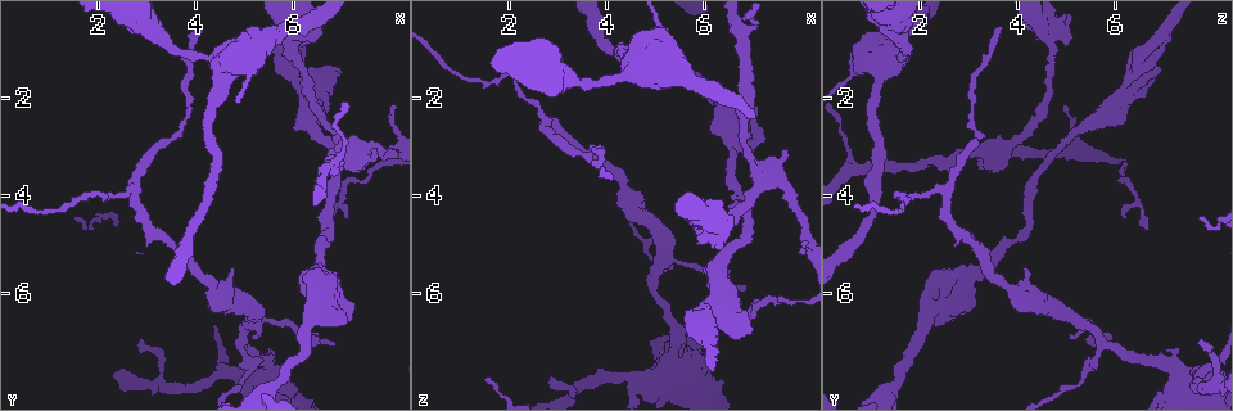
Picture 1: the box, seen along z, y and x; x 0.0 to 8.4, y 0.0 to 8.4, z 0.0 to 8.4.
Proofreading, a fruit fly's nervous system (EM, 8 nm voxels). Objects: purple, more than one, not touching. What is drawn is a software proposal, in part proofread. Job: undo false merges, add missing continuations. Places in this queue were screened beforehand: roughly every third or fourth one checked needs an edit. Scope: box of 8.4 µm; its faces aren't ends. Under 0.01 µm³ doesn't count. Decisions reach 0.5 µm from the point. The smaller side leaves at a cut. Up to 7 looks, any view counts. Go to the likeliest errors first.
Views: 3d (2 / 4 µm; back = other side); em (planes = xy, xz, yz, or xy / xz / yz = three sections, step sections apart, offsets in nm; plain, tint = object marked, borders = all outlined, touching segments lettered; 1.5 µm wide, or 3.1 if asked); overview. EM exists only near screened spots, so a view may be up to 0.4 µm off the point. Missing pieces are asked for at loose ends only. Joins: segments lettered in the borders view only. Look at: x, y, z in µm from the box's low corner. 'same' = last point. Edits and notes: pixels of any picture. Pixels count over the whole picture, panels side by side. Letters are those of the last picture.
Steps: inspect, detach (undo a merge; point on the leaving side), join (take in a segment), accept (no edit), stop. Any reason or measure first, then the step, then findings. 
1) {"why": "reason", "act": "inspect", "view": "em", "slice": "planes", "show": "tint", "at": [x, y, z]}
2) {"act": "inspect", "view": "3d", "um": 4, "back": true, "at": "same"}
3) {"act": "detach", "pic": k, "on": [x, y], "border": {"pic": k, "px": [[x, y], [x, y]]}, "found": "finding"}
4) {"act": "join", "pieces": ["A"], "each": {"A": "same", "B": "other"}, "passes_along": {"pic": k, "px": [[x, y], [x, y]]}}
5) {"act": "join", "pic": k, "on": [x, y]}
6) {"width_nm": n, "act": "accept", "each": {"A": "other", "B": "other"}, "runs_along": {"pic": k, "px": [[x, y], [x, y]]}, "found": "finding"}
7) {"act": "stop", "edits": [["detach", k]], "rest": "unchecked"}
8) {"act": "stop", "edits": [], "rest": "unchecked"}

{"why": "branch stops here", "act": "inspect", "view": "3d", "um": 4, "at": [7.05, 4.50, 6.15]}

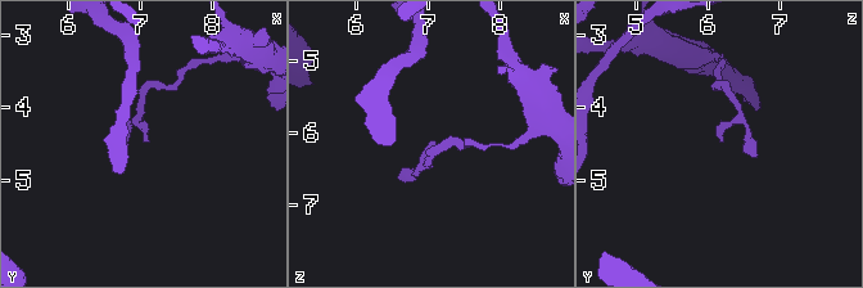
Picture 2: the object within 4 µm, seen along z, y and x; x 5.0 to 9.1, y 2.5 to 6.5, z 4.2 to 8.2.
{"why": "need the tissue", "act": "inspect", "view": "em", "slice": "xy", "step": 4, "show": "borders", "at": [7.10, 4.50, 6.15]}

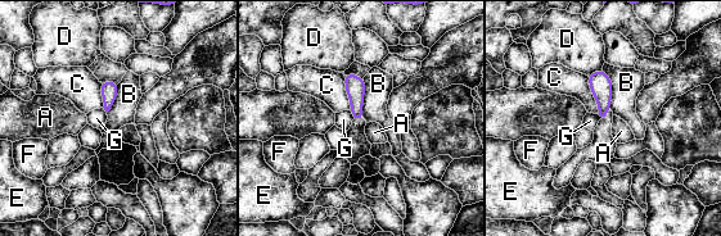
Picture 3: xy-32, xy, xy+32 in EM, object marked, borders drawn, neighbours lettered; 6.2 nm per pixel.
{"why": "another direction", "act": "inspect", "view": "em", "slice": "planes", "show": "borders", "at": "same"}

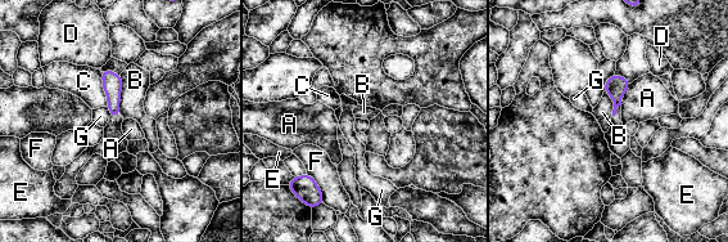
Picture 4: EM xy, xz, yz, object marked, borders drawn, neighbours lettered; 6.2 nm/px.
{"width_nm": 70, "act": "accept", "each": {"A": "other", "B": "other", "C": "other", "D": "other", "E": "other", "F": "other", "G": "other"}, "found": "none of them fits"}

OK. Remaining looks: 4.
{"why": "stops while still wide", "act": "inspect", "view": "em", "slice": "xy", "step": 4, "show": "borders", "at": [6.25, 5.70, 2.15]}

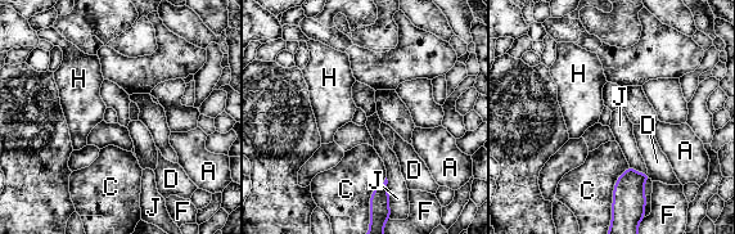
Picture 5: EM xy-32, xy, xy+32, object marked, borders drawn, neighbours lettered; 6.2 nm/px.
{"act": "accept", "each": {"A": "other", "C": "other", "D": "other", "F": "other", "H": "other", "J": "other"}, "border": {"pic": 5, "px": [[386, 178], [389, 201]]}, "found": "none of them fits"}

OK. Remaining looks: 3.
{"act": "inspect", "view": "3d", "um": 2, "at": [6.65, 4.90, 3.90]}

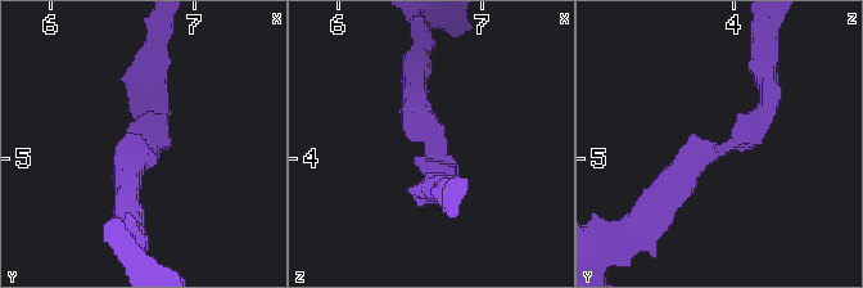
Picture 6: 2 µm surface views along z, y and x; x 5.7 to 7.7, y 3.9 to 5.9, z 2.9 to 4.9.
{"arm_widths_nm": [200, 200], "why": "now the EM", "act": "inspect", "view": "em", "slice": "yz", "step": 4, "show": "tint", "at": [6.64, 4.90, 3.96]}

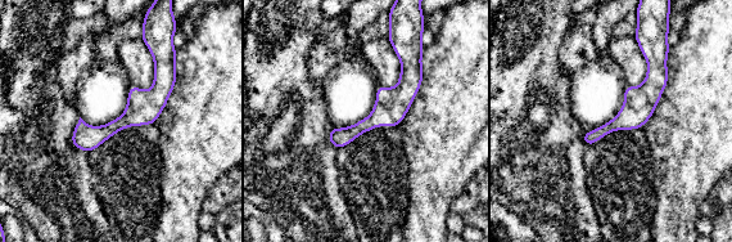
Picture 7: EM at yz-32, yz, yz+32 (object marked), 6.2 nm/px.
{"why": "another direction", "act": "inspect", "view": "em", "slice": "planes", "show": "borders", "at": "same"}

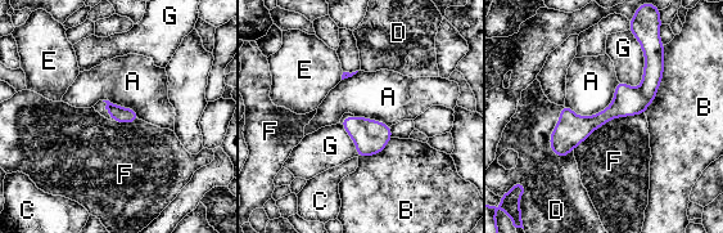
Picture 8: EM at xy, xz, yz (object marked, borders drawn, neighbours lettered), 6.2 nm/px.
{"width_nm": 100, "longest_contact_nm": ["B", 440], "act": "accept", "each": {"A": "other", "B": "other", "C": "other", "D": "other", "E": "other", "F": "other", "G": "other"}, "found": "one neuron here"}

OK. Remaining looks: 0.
{"act": "stop", "edits": [], "rest": "unchecked"}

